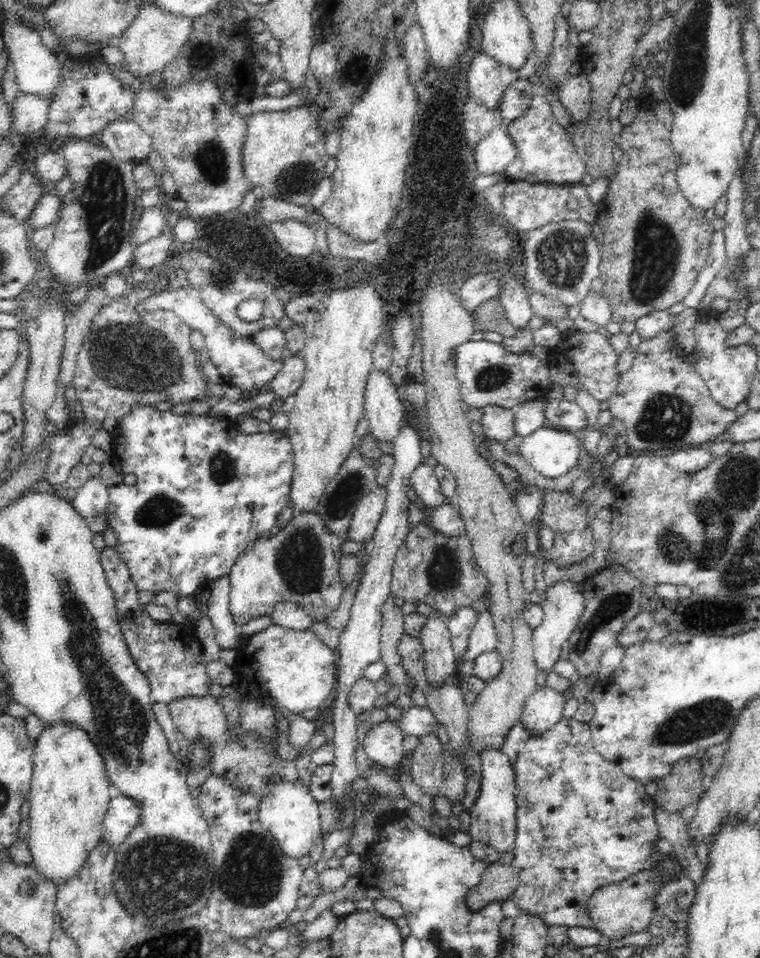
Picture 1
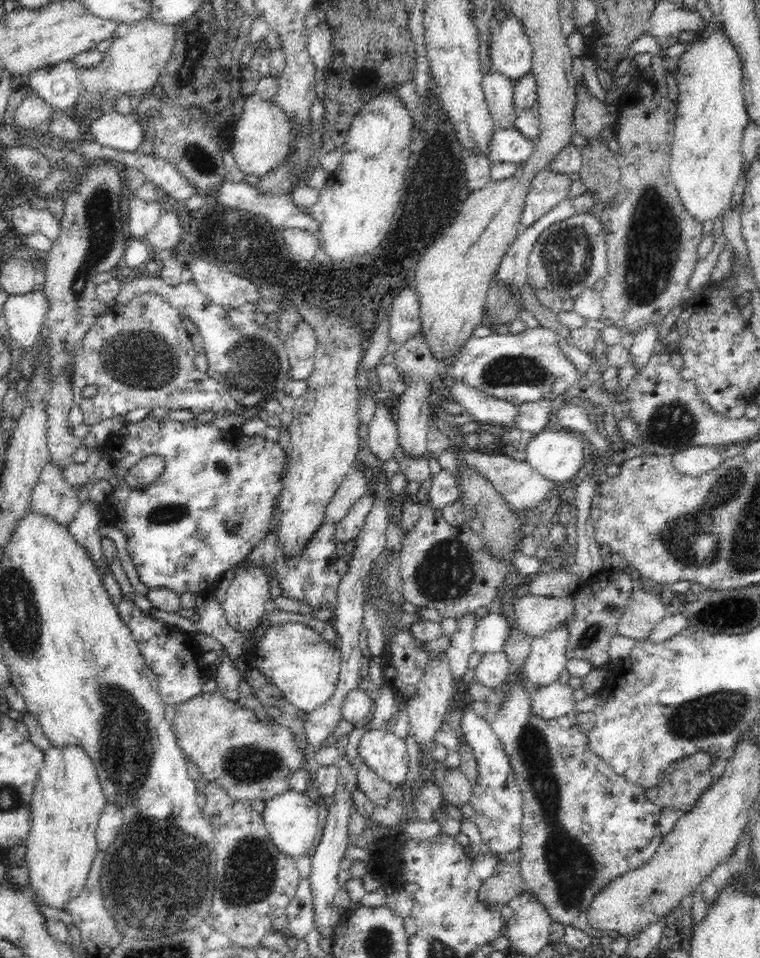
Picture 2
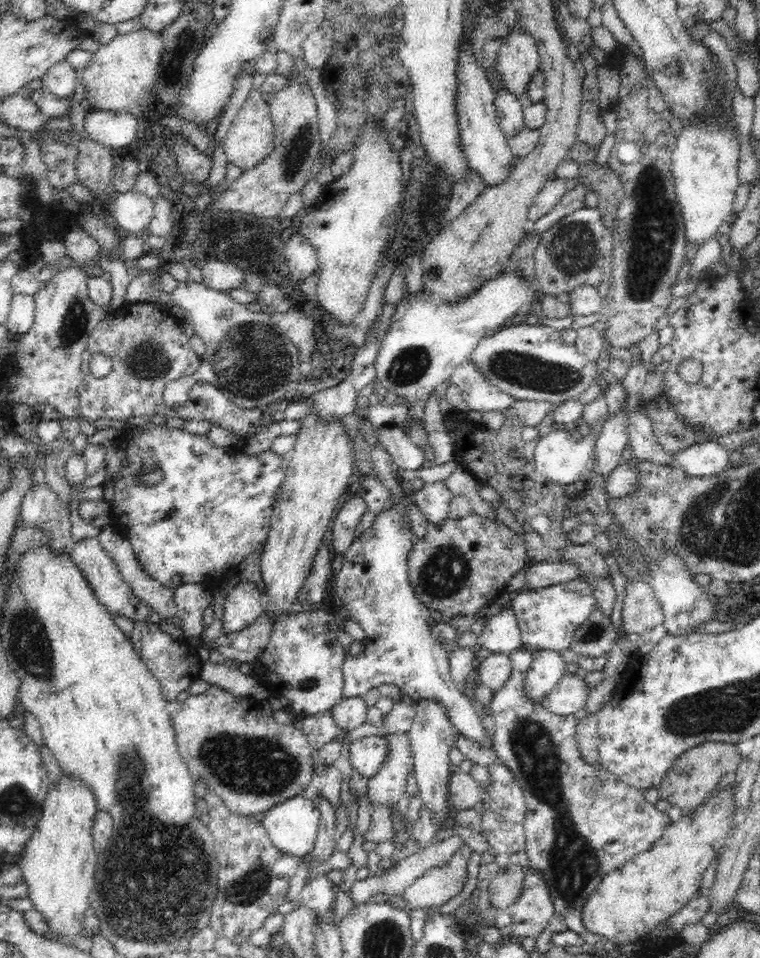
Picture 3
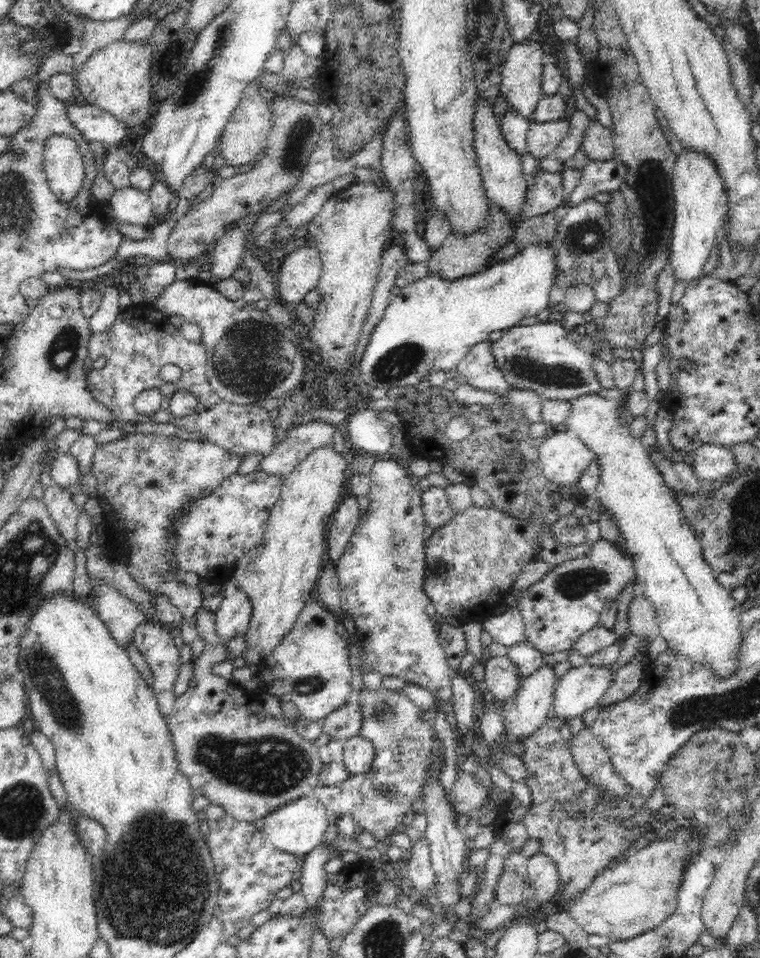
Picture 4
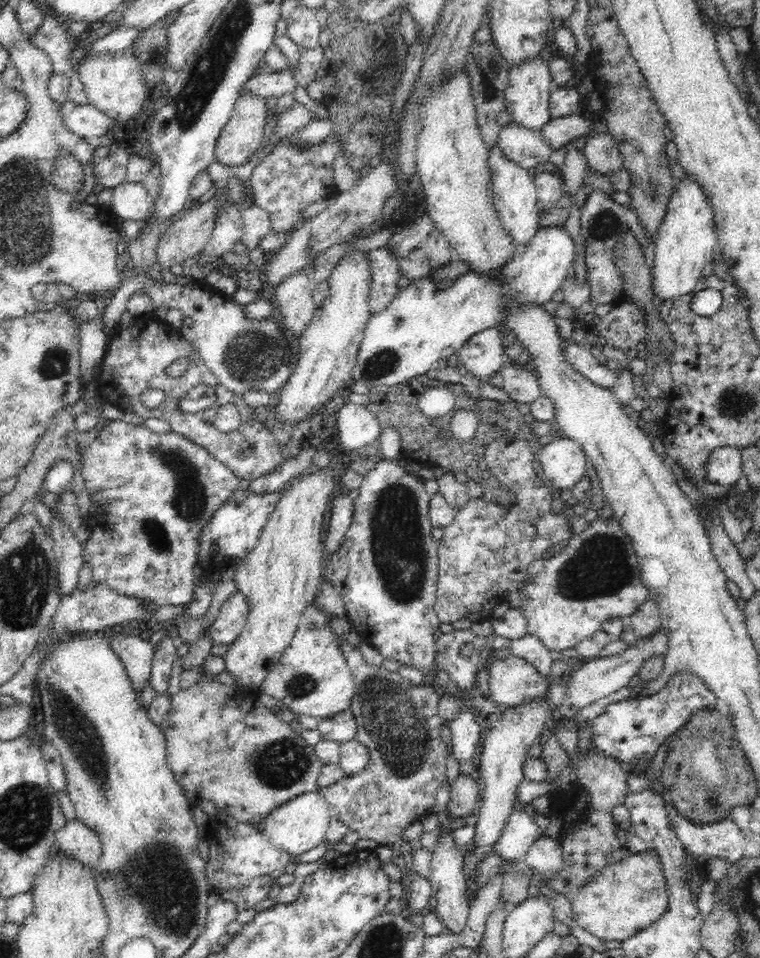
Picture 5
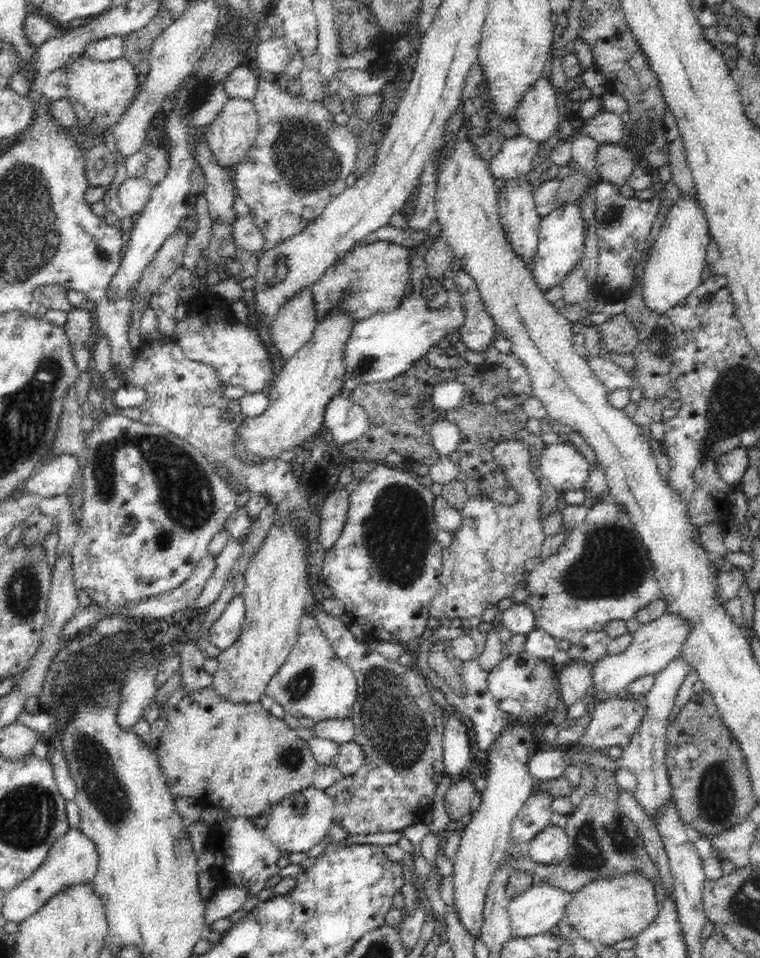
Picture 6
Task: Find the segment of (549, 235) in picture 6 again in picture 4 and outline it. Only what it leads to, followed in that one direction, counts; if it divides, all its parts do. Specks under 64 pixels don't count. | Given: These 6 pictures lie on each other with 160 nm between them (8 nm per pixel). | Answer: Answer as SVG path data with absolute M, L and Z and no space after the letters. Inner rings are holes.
M532 243L512 258L492 264L483 271L464 275L458 280L448 281L438 275L428 274L403 286L398 295L390 296L388 306L370 334L370 342L359 360L364 384L386 390L396 386L414 386L426 380L432 371L448 372L455 369L470 347L489 340L492 332L504 332L516 326L522 318L536 316L548 307L550 288L556 285L556 262L558 259L549 244Z

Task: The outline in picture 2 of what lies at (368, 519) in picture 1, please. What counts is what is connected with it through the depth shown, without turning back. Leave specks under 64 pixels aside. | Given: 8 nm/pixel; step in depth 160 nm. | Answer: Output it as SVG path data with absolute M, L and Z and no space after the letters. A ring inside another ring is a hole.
M372 492L359 498L351 507L343 520L337 523L336 534L338 543L348 543L358 538L368 514L371 512L375 497Z

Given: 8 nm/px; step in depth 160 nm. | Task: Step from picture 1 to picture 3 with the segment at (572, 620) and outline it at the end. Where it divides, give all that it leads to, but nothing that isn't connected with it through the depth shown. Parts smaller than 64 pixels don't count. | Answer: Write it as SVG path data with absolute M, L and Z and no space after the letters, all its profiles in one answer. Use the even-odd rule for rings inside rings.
M534 650L526 680L525 695L528 700L542 703L546 696L554 690L557 682L566 675L565 661L561 652L556 650Z

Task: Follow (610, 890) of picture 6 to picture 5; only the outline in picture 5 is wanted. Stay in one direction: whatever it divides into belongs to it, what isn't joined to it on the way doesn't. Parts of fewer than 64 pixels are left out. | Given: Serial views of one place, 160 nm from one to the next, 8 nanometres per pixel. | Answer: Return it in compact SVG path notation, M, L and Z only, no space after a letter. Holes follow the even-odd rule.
M657 850L632 853L628 858L607 866L601 873L581 887L580 893L571 901L574 922L603 941L623 941L658 920L667 909L667 886Z

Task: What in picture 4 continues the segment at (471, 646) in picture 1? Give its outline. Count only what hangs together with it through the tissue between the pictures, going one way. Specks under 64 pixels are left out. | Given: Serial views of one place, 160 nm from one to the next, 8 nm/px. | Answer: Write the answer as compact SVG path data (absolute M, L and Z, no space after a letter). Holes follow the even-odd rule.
M511 607L500 615L491 615L482 623L483 629L492 637L492 642L510 648L525 640L523 616L516 607Z

